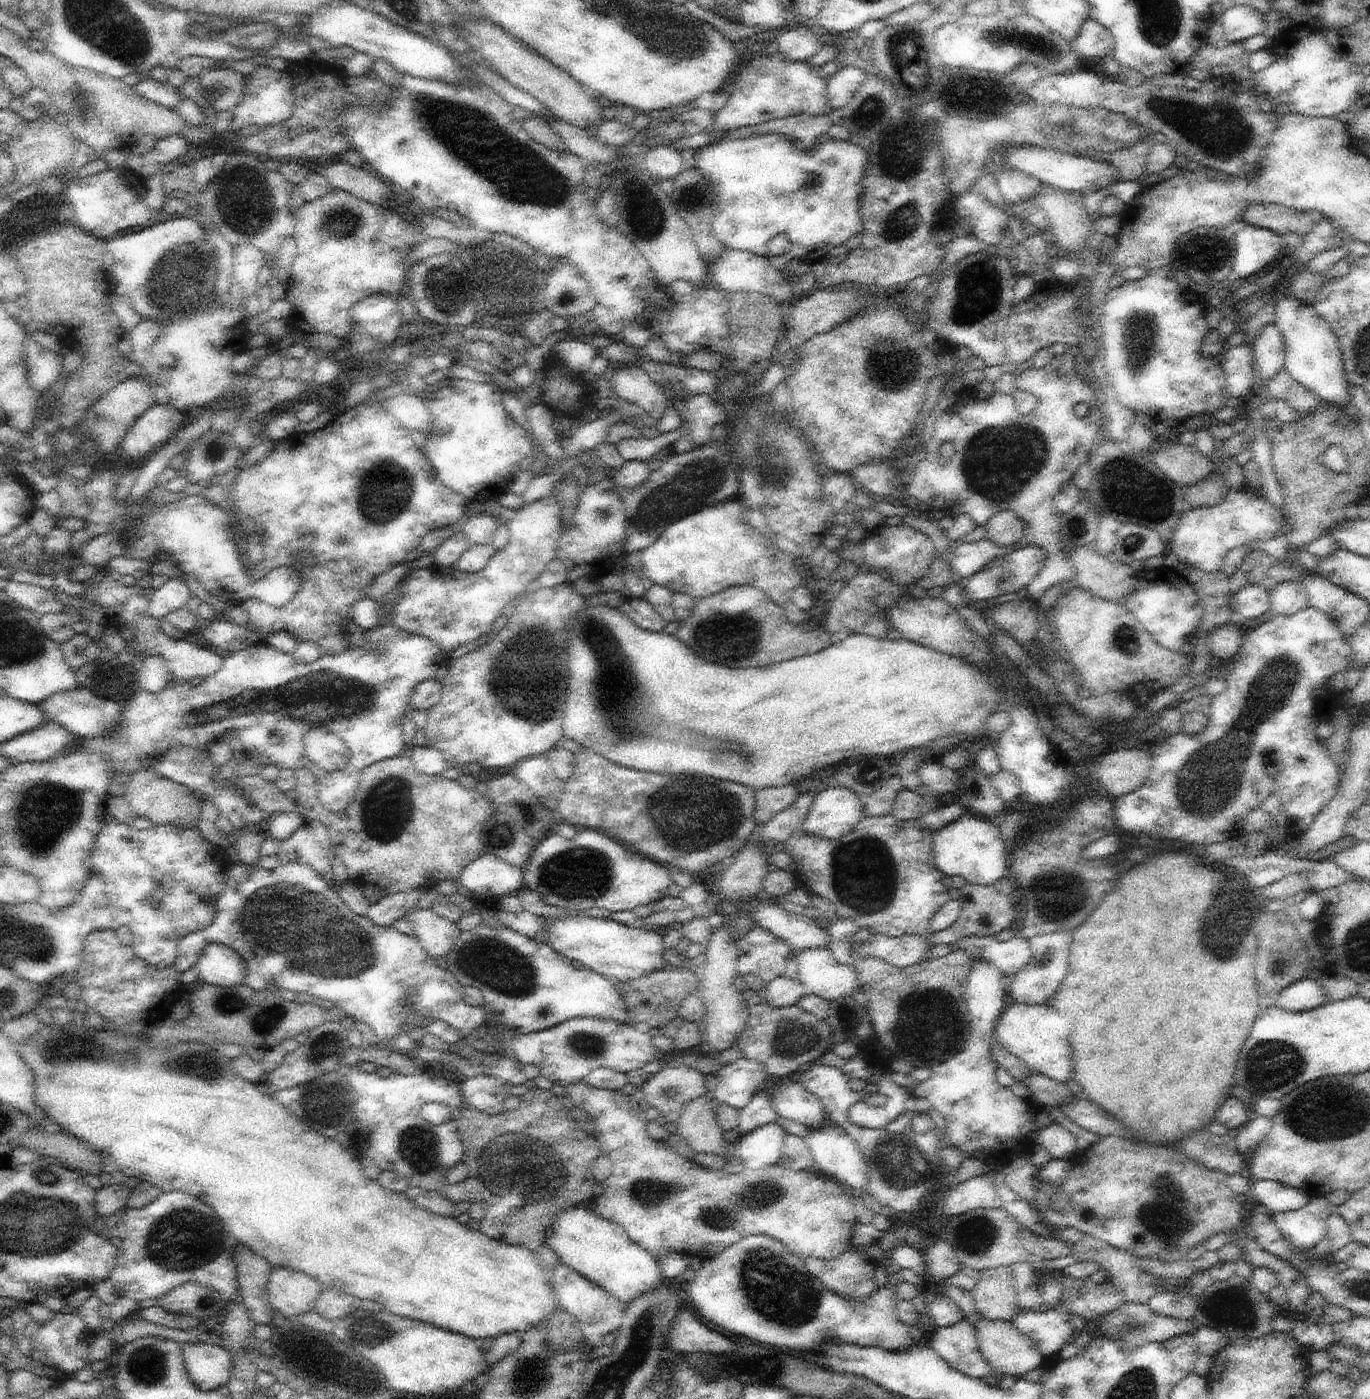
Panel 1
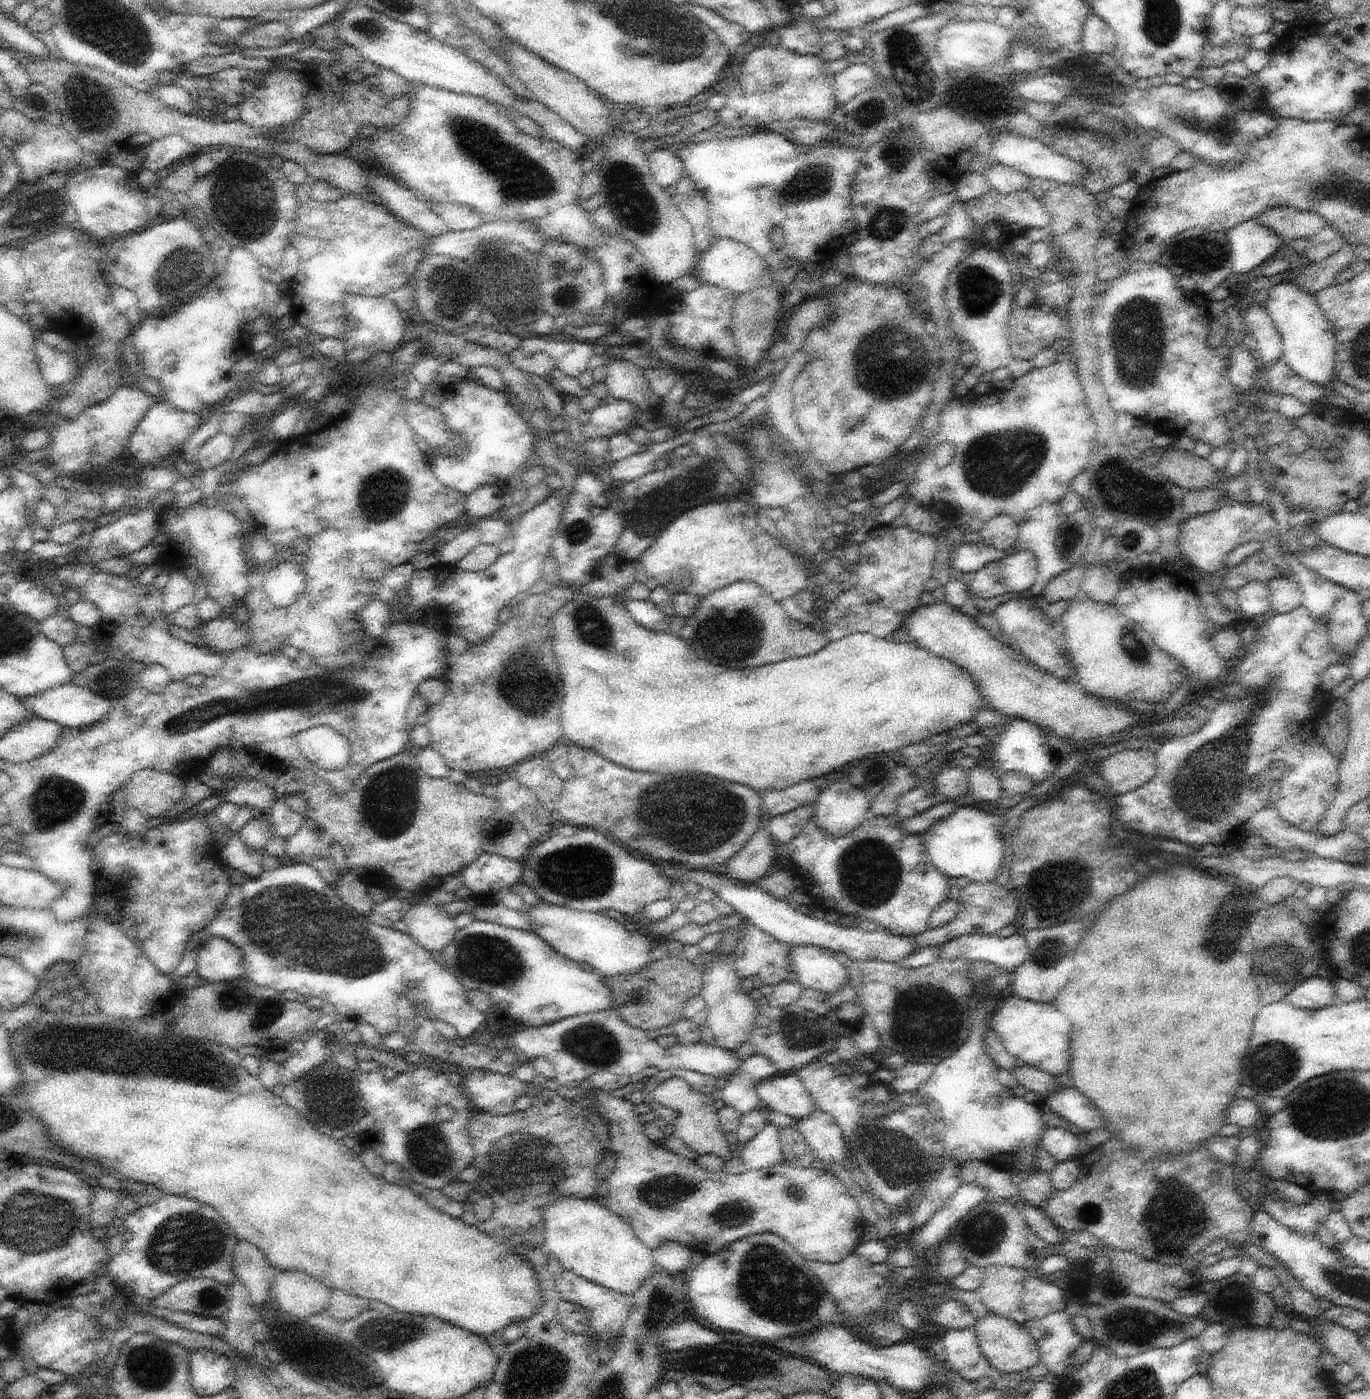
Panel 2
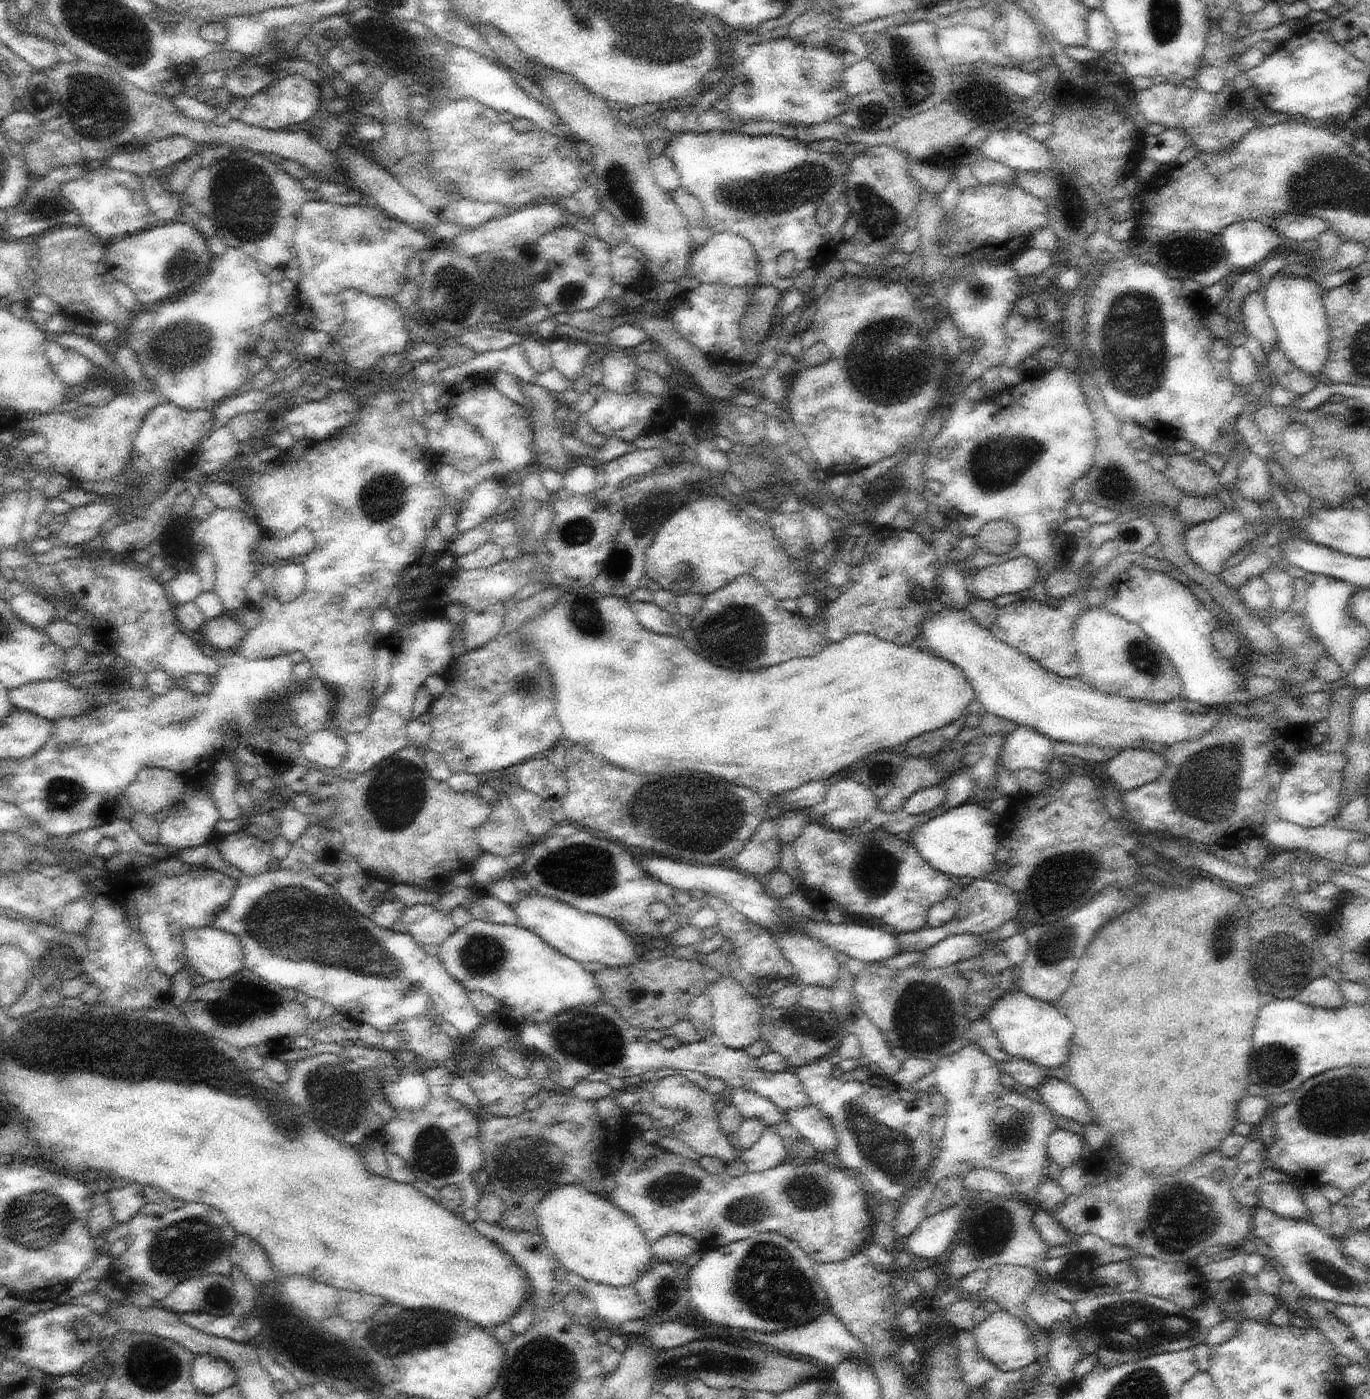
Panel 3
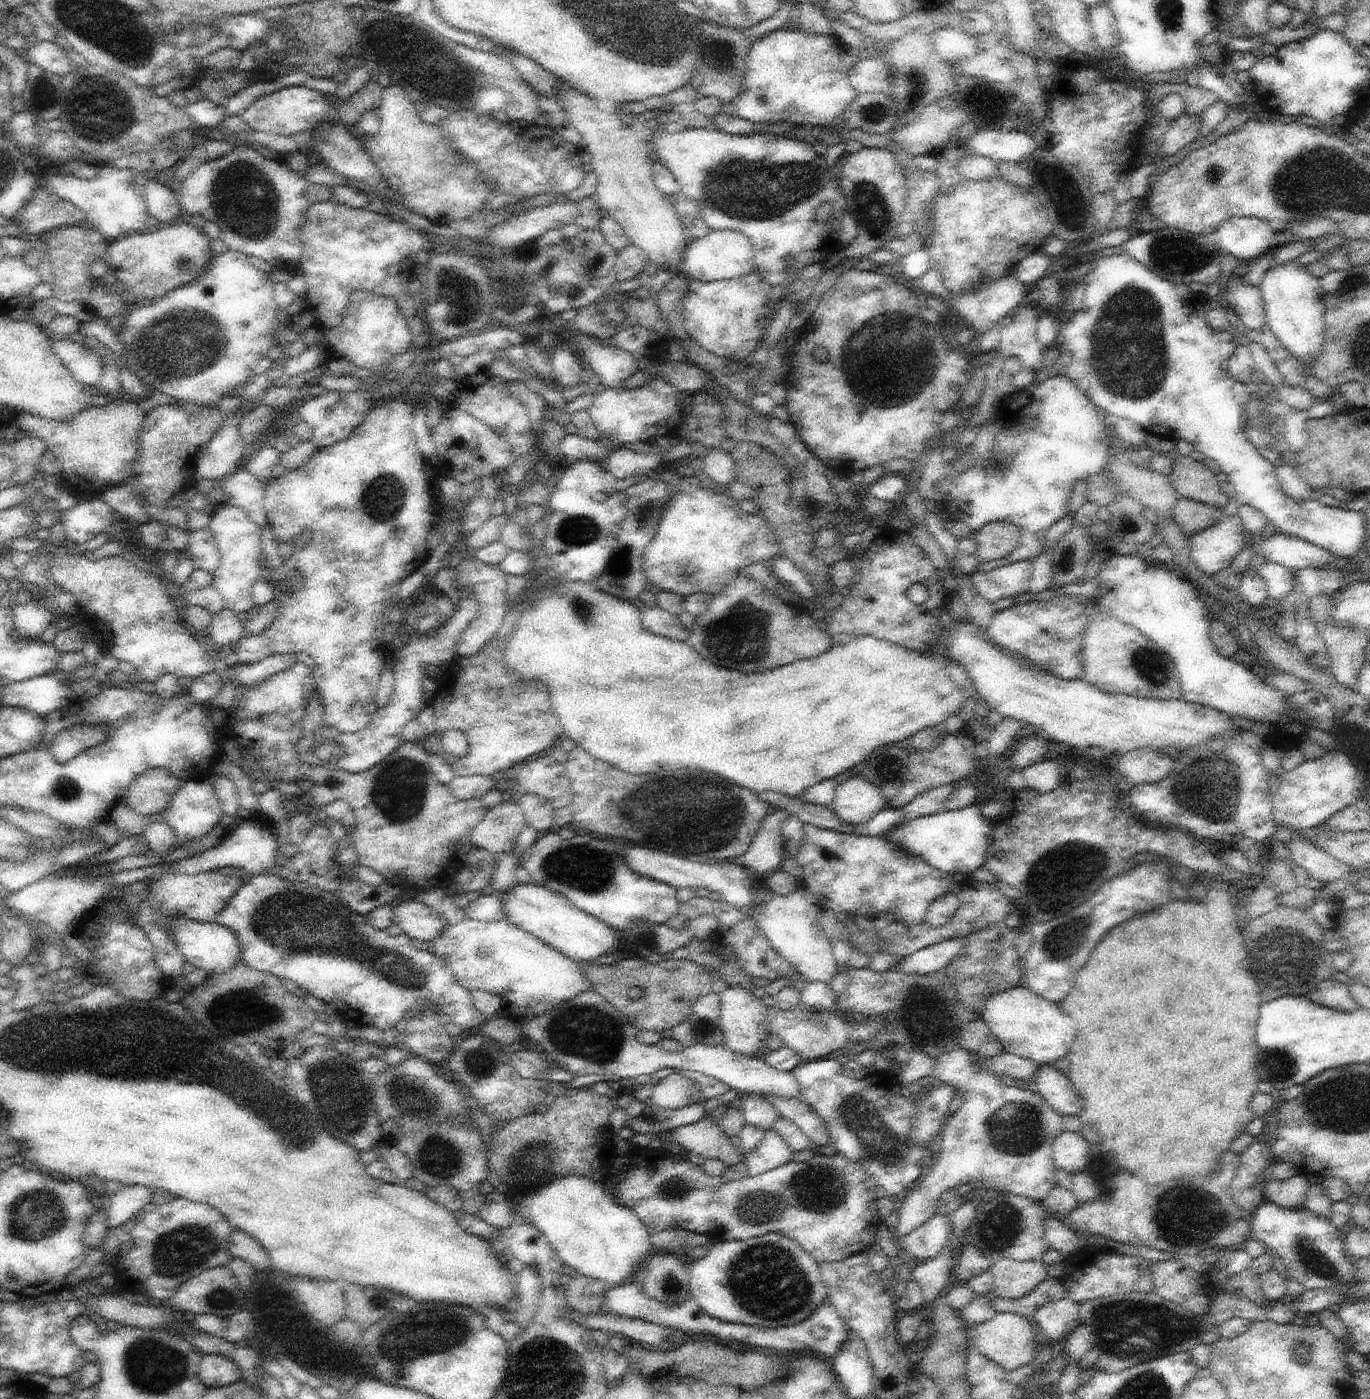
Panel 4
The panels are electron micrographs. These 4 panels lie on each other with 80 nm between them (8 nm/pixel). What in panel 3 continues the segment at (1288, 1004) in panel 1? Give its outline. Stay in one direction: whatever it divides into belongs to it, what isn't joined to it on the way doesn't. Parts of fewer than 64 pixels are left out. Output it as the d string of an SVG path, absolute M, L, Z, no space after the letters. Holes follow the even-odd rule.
M1318 978L1314 982L1310 982L1308 986L1304 986L1295 997L1298 1002L1308 1004L1308 1006L1332 1009L1340 1008L1347 1004L1342 990L1338 983L1330 978Z

